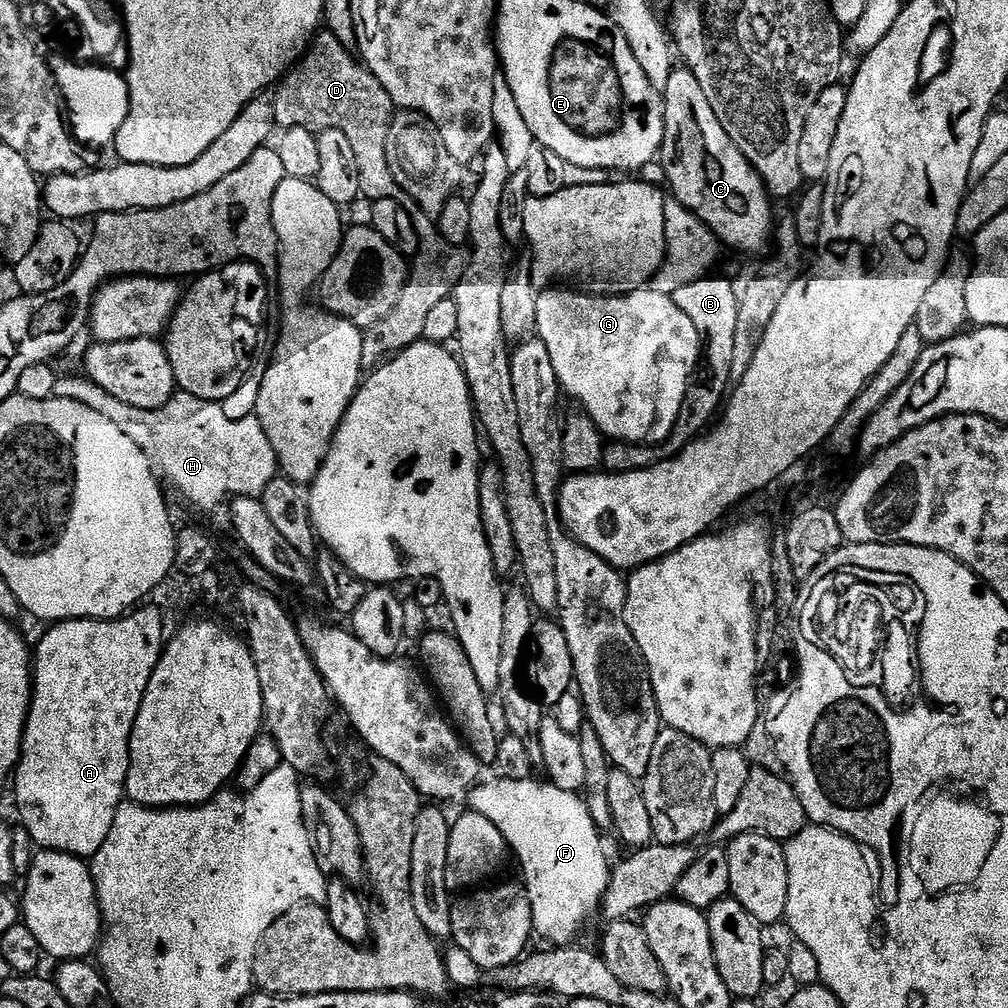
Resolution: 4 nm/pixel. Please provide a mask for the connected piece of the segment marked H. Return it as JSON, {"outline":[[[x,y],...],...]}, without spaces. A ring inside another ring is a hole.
{"outline":[[[79,375],[62,377],[54,395],[82,402],[82,406],[90,406],[90,410],[110,418],[146,454],[155,475],[161,481],[169,480],[196,508],[216,508],[224,499],[238,496],[263,497],[266,486],[278,474],[276,451],[255,415],[231,420],[219,403],[181,391],[160,408],[142,410],[118,402],[114,394],[106,394],[87,375]]]}

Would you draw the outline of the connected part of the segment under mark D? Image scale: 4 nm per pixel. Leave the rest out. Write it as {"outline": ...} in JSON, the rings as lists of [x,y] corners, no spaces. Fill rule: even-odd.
{"outline":[[[324,30],[315,37],[308,51],[279,81],[272,96],[272,105],[274,118],[281,129],[311,128],[317,133],[342,130],[358,162],[361,197],[365,201],[368,199],[368,202],[398,202],[402,210],[410,214],[410,222],[414,222],[414,230],[420,239],[420,251],[411,261],[402,298],[398,298],[398,306],[394,306],[386,318],[363,329],[362,358],[365,365],[379,365],[424,339],[426,317],[432,313],[437,302],[449,299],[455,293],[458,282],[468,269],[469,253],[463,247],[446,242],[437,221],[427,216],[422,206],[418,206],[418,202],[414,202],[414,198],[410,198],[410,194],[406,194],[402,186],[394,182],[394,174],[390,174],[390,166],[386,162],[386,134],[390,134],[394,115],[390,94],[386,94],[382,82],[378,82],[372,71],[357,59],[353,49],[342,46],[332,32]]]}

